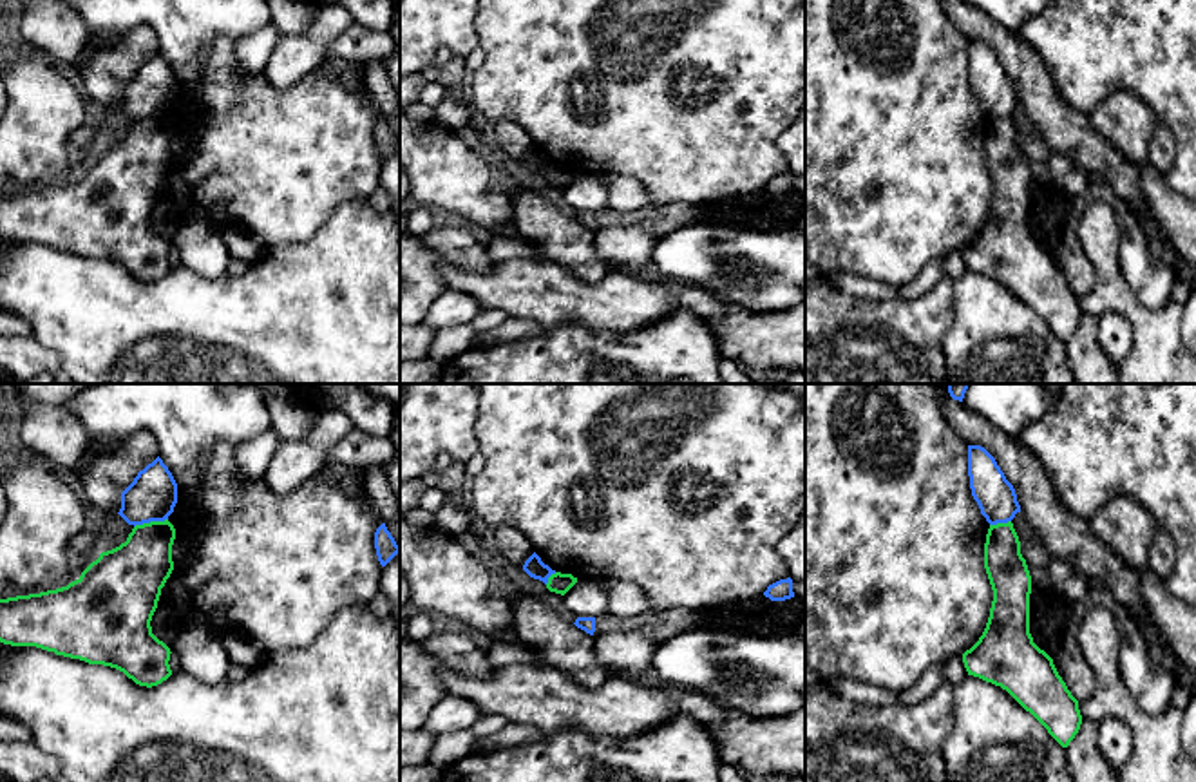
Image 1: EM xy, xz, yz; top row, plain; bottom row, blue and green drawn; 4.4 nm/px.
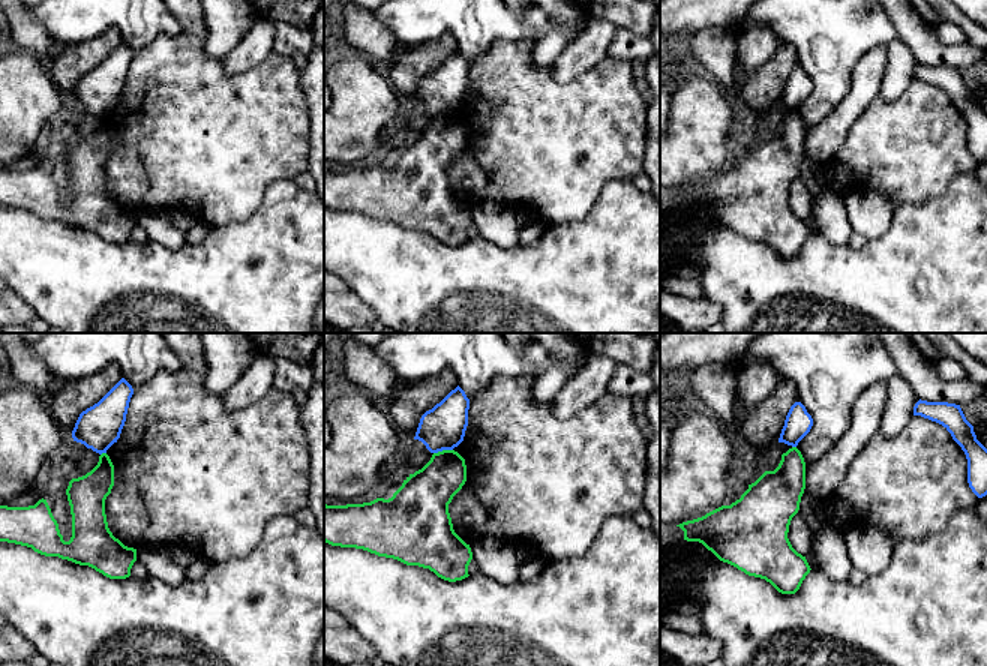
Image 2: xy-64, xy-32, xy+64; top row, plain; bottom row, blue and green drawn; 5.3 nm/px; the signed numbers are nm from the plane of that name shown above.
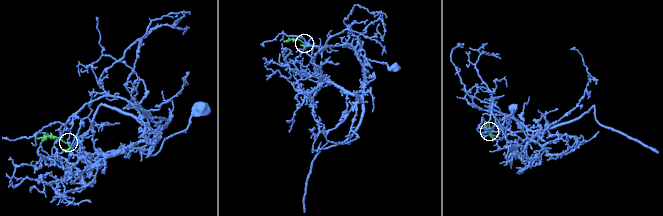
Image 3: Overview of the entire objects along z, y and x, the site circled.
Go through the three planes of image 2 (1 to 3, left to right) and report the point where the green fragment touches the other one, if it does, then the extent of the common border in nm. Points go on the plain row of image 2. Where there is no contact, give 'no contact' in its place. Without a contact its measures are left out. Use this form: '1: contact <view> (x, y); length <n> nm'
1: contact xy-64 (102, 116); length 40 nm
2: contact xy-32 (443, 113); length 110 nm
3: contact xy+64 (794, 110); length 30 nm

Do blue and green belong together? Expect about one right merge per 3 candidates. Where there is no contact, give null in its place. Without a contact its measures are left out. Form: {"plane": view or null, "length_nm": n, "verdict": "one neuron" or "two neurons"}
{"plane": "xy", "length_nm": 160, "verdict": "two neurons"}

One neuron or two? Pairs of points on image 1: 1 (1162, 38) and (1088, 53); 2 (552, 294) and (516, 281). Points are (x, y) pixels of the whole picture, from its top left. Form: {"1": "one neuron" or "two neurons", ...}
{"1": "one neuron", "2": "one neuron"}

